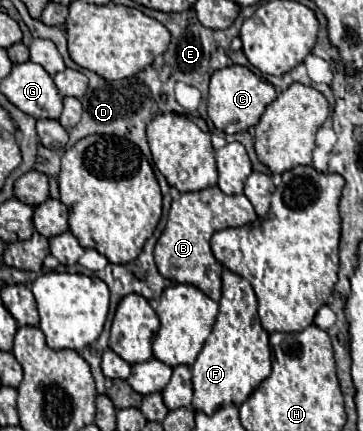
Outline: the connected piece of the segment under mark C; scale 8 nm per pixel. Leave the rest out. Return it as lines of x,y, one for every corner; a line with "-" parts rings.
227,66
223,70
217,70
211,76
209,84
209,98
207,98
207,114
215,128
225,134
239,134
253,126
257,126
261,114
265,108
277,98
277,92
273,84
263,80
261,76
253,74
245,66

